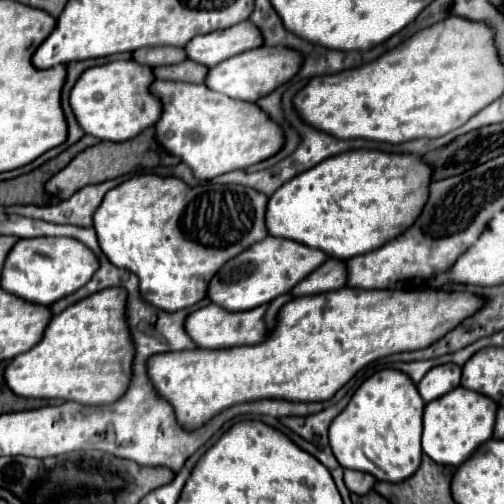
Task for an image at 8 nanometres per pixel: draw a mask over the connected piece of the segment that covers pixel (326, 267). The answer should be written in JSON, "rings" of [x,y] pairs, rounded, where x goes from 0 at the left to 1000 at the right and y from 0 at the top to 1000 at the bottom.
{"rings":[[[647,516],[631,536],[623,536],[615,548],[607,548],[583,575],[583,587],[611,587],[631,579],[655,579],[687,567],[690,536],[683,516]]]}

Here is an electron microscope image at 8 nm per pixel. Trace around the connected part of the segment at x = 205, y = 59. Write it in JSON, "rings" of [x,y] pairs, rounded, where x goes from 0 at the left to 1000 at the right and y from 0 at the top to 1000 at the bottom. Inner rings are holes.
{"rings":[[[488,40],[460,56],[389,71],[385,79],[377,79],[377,87],[369,87],[369,103],[377,119],[421,135],[448,115],[512,91],[520,91],[520,63],[512,63],[512,56],[504,56],[504,48]]]}

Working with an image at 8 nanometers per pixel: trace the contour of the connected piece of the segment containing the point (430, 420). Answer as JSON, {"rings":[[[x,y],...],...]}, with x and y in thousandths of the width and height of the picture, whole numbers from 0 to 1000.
{"rings":[[[901,770],[885,786],[857,794],[841,810],[841,861],[837,893],[869,921],[913,925],[952,881],[976,869],[980,825],[988,802],[952,778],[929,770]]]}

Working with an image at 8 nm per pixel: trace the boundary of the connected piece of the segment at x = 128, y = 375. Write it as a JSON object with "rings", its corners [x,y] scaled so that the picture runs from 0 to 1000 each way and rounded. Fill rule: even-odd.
{"rings":[[[246,567],[210,571],[194,583],[183,583],[147,607],[131,611],[123,623],[107,627],[99,647],[87,659],[87,671],[56,698],[32,706],[12,730],[12,762],[28,782],[60,790],[123,790],[147,794],[159,802],[222,802],[238,794],[262,754],[262,718],[266,718],[266,679],[258,651],[250,643],[250,595],[254,579]]]}

